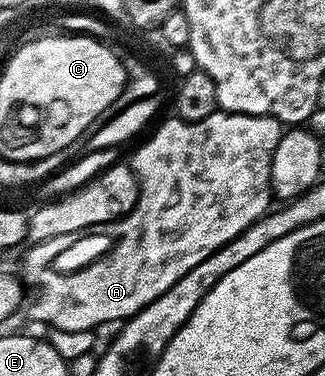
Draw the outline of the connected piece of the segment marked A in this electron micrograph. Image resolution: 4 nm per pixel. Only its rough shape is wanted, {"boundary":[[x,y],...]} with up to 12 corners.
{"boundary":[[170,117],[134,153],[113,247],[26,251],[25,314],[128,321],[270,210],[282,123]]}

